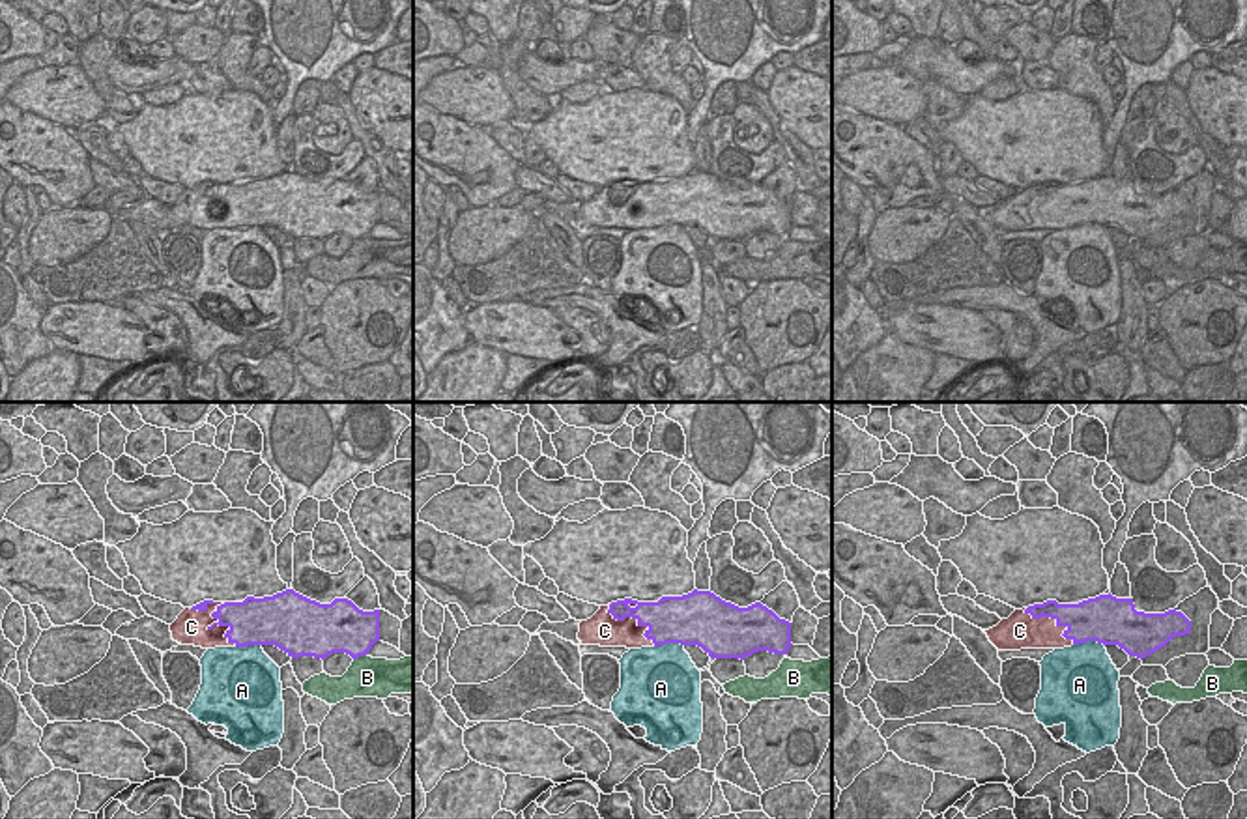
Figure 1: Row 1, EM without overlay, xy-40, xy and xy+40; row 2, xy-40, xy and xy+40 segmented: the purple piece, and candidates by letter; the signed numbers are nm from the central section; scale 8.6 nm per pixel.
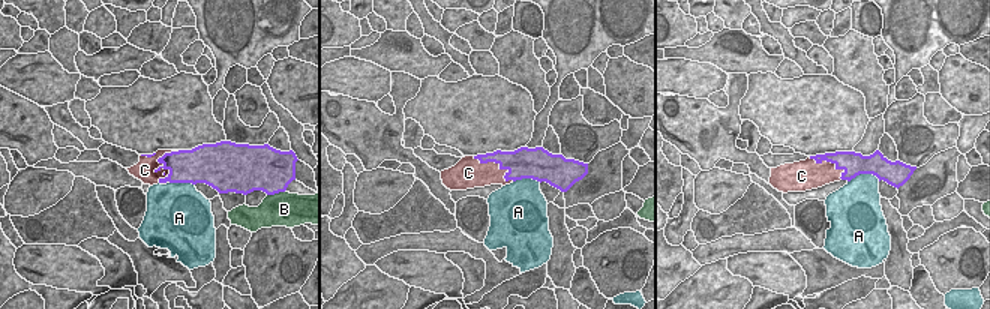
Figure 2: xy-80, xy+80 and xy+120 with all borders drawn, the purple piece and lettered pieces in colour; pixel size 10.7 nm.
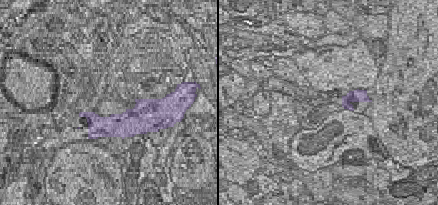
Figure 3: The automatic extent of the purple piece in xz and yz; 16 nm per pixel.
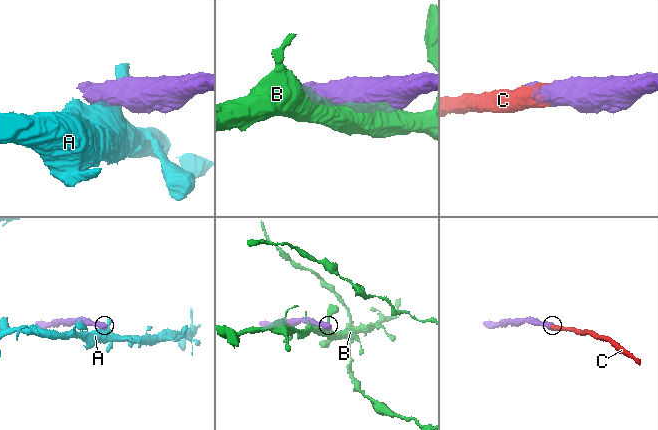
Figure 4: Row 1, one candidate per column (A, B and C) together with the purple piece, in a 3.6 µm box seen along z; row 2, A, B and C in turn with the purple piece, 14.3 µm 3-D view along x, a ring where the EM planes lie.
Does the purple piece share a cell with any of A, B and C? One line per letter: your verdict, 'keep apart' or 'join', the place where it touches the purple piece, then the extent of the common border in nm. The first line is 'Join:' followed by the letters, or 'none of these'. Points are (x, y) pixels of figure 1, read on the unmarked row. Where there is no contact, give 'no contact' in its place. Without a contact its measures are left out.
Join: C
A: keep apart; meets purple in xy+40 at (1089, 221); contact 280 nm long
B: keep apart; meets purple in xy-40 at (359, 236); contact 140 nm long
C: join; meets purple in xy-40 at (212, 197); contact 550 nm long

